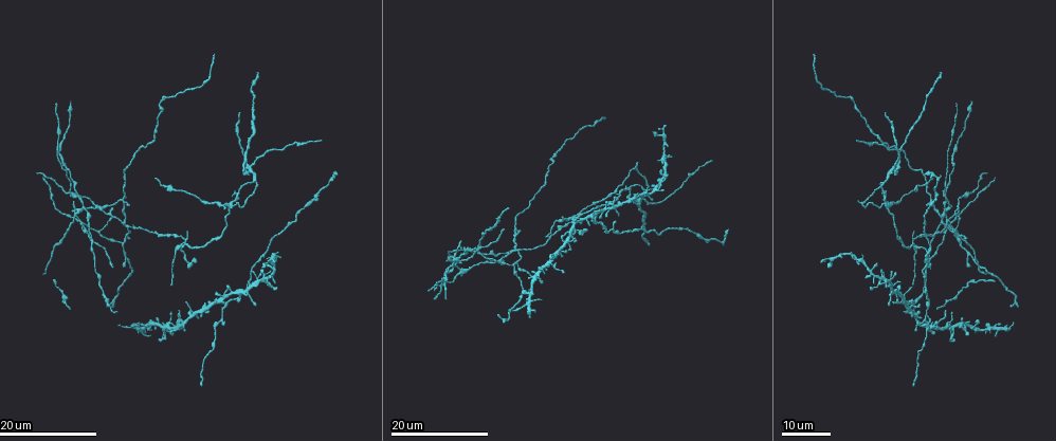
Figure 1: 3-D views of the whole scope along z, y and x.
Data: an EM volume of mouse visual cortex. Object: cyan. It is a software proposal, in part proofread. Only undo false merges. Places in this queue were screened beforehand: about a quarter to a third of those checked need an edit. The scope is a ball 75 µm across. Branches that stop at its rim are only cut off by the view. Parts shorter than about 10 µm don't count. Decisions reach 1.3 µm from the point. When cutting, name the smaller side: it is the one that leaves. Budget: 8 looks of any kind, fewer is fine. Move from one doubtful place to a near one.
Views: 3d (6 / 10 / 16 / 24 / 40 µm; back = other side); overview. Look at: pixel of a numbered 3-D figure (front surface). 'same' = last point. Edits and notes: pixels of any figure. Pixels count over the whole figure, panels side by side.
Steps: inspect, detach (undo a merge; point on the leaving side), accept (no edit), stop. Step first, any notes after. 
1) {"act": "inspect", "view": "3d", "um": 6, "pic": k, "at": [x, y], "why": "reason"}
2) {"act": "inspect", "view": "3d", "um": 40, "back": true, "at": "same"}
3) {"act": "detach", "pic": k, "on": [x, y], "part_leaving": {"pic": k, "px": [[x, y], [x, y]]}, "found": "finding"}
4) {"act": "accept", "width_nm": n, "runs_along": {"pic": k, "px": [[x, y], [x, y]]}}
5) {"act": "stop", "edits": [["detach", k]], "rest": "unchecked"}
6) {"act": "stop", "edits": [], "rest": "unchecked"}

{"act": "inspect", "view": "3d", "um": 24, "pic": 1, "at": [253, 284], "why": "calibre changes"}

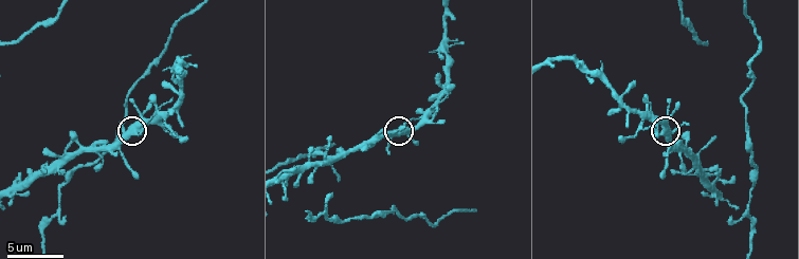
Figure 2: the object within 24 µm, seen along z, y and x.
{"act": "inspect", "view": "3d", "um": 10, "pic": 2, "at": [137, 132]}

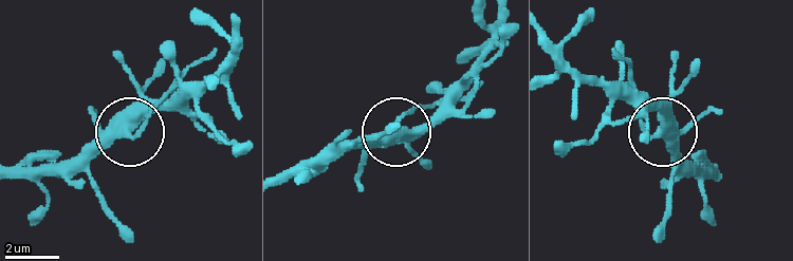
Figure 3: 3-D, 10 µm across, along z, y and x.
{"act": "inspect", "view": "3d", "um": 10, "back": true, "pic": 3, "at": [659, 135]}

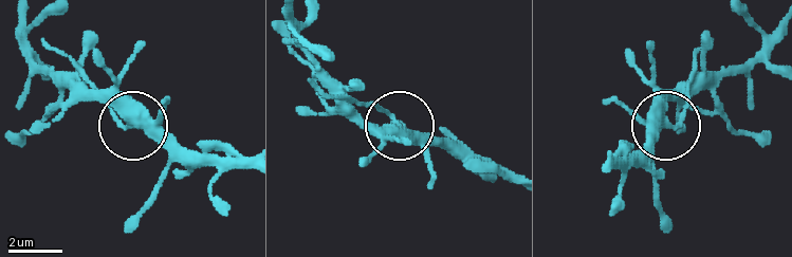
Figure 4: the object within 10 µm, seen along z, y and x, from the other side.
{"act": "accept", "found": "all the same neuron"}

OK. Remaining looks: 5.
{"act": "inspect", "view": "3d", "um": 16, "pic": 1, "at": [126, 226]}

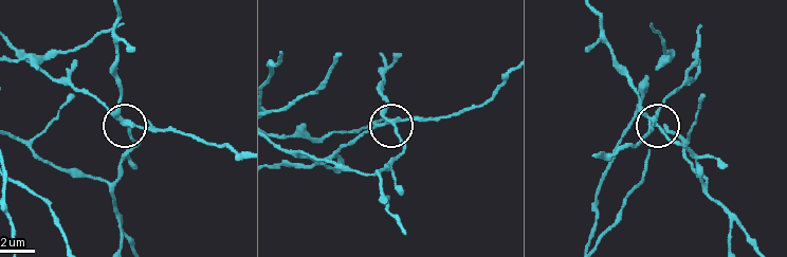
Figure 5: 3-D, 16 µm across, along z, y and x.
{"act": "inspect", "view": "3d", "um": 10, "pic": 5, "at": [128, 120], "why": "zoom in"}

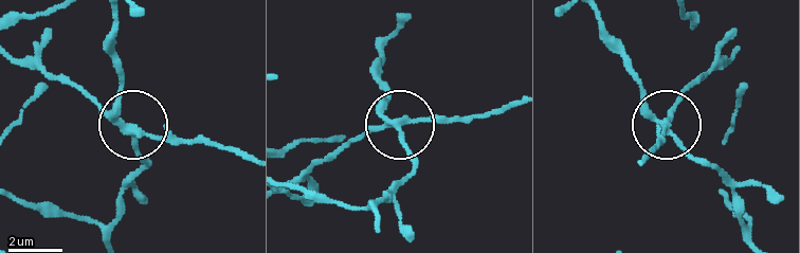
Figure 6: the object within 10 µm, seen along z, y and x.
{"act": "inspect", "view": "3d", "um": 10, "back": true, "pic": 6, "at": [664, 130]}

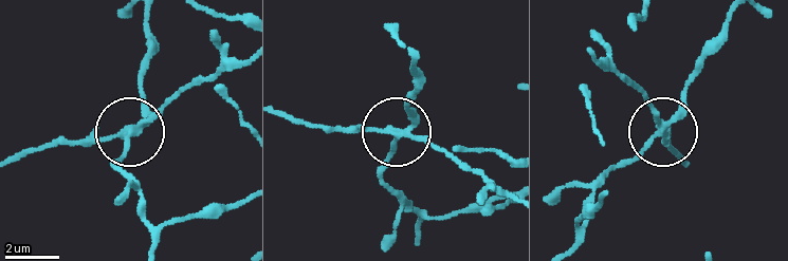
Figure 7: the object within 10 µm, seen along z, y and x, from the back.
{"act": "detach", "pic": 7, "on": [169, 101], "part_leaving": {"pic": 7, "px": [[134, 124], [103, 137], [14, 153]]}, "found": "a second neuron is stuck on"}

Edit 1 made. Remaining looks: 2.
{"act": "stop", "edits": [["detach", 7]], "rest": "unchecked"}

